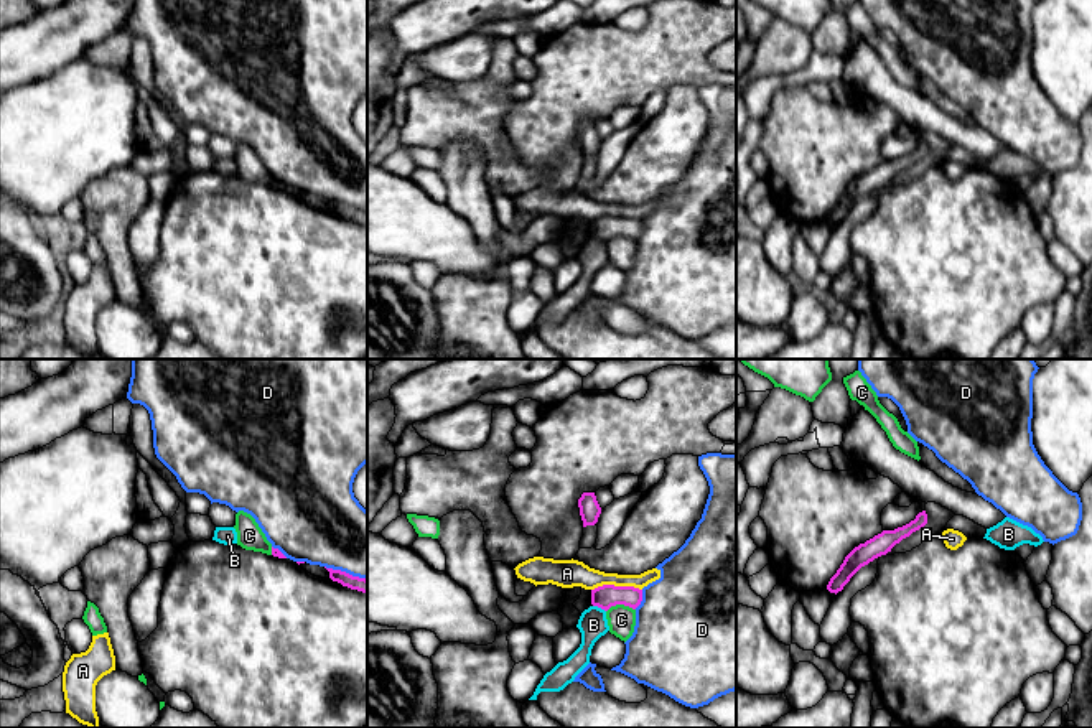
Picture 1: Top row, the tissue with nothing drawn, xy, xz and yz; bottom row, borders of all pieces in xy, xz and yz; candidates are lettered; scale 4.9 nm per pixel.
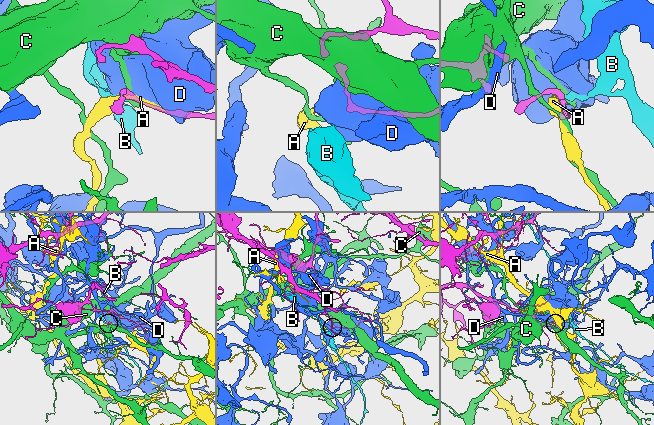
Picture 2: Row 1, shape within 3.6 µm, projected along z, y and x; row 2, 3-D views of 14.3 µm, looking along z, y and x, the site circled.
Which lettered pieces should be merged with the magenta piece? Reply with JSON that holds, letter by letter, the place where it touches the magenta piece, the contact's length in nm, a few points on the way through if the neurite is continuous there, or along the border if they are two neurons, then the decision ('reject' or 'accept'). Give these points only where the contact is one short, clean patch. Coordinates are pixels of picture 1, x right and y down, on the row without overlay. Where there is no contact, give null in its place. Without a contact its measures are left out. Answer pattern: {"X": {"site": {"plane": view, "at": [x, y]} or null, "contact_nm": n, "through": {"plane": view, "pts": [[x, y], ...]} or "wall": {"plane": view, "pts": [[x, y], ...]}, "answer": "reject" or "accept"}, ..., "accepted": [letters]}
{"A": {"site": {"plane": "xz", "at": [616, 218]}, "contact_nm": 240, "answer": "reject"}, "B": {"site": {"plane": "xz", "at": [600, 238]}, "contact_nm": 70, "wall": {"plane": "xz", "pts": [[593, 236], [605, 242]]}, "answer": "reject"}, "C": {"site": {"plane": "xz", "at": [620, 234]}, "contact_nm": 140, "answer": "reject"}, "D": {"site": {"plane": "xz", "at": [641, 231]}, "contact_nm": 100, "answer": "reject"}, "accepted": []}

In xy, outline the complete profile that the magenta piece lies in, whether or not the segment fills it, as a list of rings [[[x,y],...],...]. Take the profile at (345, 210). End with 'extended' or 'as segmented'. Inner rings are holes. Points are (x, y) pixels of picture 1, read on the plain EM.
[[[326,199],[326,201],[329,203],[329,209],[333,212],[338,212],[343,217],[348,217],[351,221],[367,224],[367,211],[366,209],[352,208],[346,203],[341,203],[341,201],[333,201],[333,199]]]; as segmented

